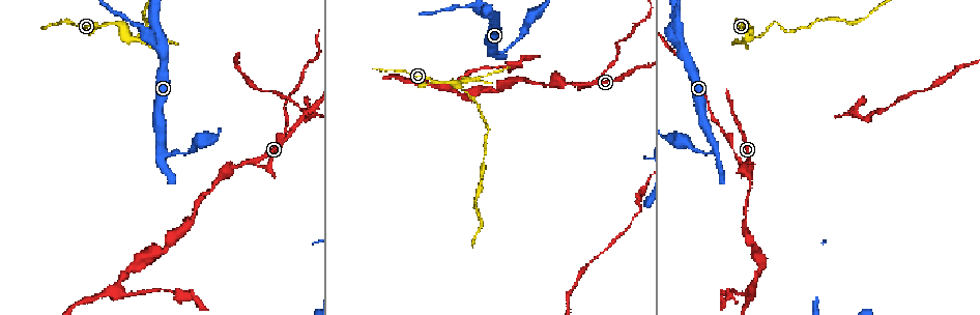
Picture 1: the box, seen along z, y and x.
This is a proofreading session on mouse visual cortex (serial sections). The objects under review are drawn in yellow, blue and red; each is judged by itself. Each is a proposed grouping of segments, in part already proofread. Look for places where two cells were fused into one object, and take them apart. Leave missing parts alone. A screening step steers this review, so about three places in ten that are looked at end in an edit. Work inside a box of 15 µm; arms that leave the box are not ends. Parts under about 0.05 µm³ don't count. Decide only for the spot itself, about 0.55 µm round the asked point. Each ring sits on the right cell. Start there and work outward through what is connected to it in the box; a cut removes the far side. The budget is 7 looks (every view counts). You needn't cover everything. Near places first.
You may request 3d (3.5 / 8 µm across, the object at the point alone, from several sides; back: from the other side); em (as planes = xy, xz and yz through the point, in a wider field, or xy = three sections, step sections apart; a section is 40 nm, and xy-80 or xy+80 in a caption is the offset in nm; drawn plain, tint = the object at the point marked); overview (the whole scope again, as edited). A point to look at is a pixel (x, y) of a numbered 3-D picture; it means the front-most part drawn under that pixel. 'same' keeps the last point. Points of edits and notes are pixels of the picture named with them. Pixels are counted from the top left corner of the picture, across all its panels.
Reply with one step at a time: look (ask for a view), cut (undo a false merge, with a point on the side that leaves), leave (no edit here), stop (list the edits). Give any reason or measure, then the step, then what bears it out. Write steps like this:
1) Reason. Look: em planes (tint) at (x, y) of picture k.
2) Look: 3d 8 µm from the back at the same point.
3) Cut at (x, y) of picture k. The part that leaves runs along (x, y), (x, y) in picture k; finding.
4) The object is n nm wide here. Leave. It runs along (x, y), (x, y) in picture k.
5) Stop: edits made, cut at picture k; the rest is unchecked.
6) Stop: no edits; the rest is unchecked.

A fork. Look: 3d 3.5 µm at (125, 36) of picture 1.

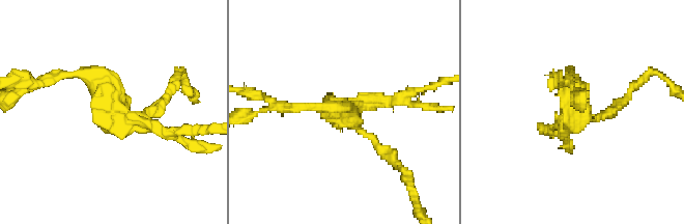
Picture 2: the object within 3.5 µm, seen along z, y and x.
Look: em planes (tint) at (347, 117) of picture 2.

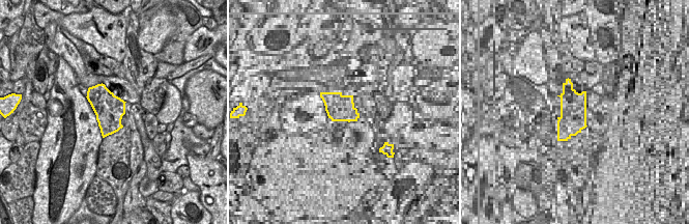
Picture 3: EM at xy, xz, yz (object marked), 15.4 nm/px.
The arms are 150, 150, 200 nm wide. Cut at (402, 102) of picture 2. The part that leaves runs along (366, 105), (401, 99), (443, 81) in picture 2; a second cell is stuck on.

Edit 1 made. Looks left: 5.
Look: overview.

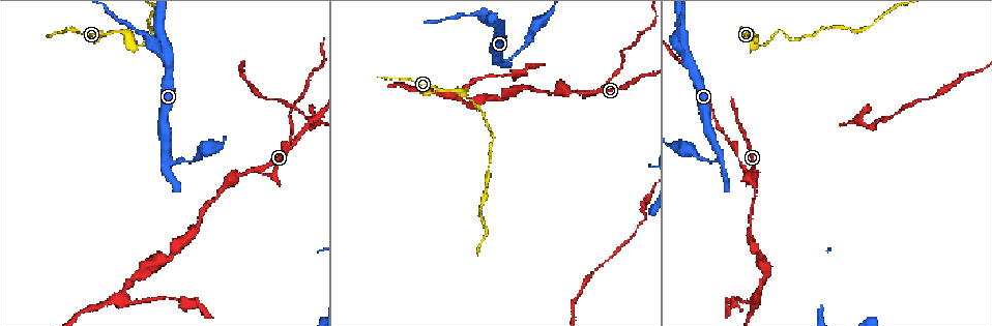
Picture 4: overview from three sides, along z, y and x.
Three-way junction. Look: 3d 3.5 µm from the back at (501, 27) of picture 4.

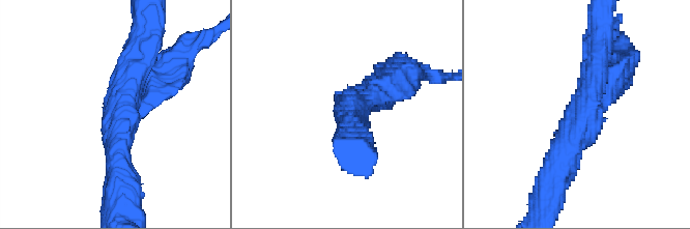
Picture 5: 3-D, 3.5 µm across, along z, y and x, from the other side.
3 arms meet here; the arms are 350, 400, 400 nm wide; now the EM. Look: em planes (tint) at (589, 108) of picture 5.

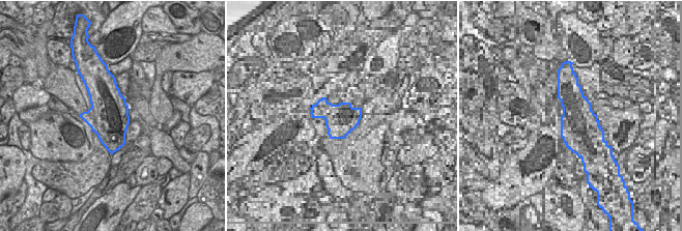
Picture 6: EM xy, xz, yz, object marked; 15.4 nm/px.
The object is 650 nm wide here. Cut at (182, 55) of picture 5. The part that leaves runs along (153, 94), (184, 46), (213, 33) in picture 5; two cells meet here.

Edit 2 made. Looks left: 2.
Abrupt turn. Look: 3d 3.5 µm from the back at (265, 175) of picture 4.

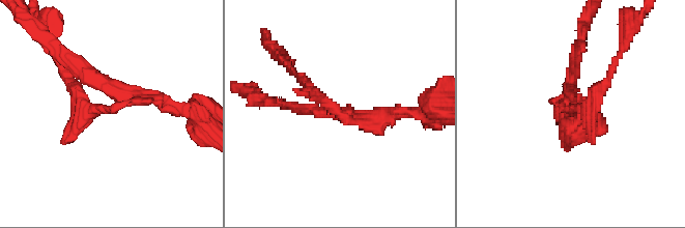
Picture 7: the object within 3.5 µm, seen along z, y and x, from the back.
Now the EM. Look: em xy step 3 (tint) at (345, 116) of picture 7.

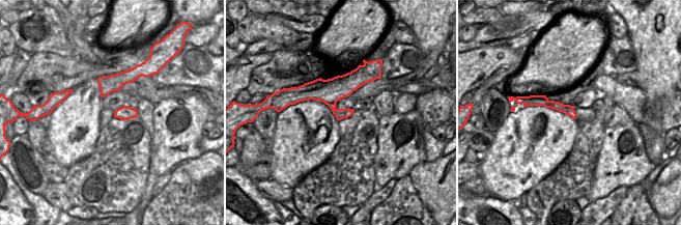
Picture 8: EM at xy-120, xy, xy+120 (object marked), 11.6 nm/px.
Leave. It runs along (531, 103), (557, 105), (572, 114) in picture 8; all the same cell.

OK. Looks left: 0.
Stop: edits made, cut at picture 2, cut at picture 5; the rest is unchecked.

